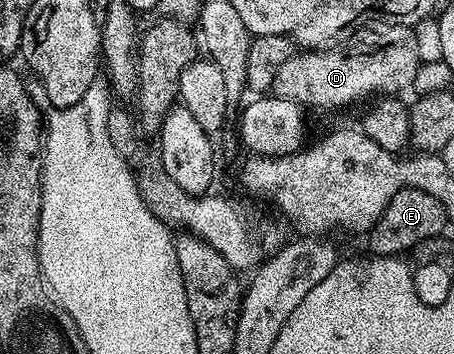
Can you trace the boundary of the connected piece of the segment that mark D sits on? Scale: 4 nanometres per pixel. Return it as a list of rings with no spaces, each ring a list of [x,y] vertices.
[[[405,24],[367,26],[341,48],[329,48],[323,52],[302,50],[290,56],[288,62],[274,71],[272,92],[307,109],[346,108],[365,96],[402,94],[417,78],[418,69],[420,63],[413,27]]]

